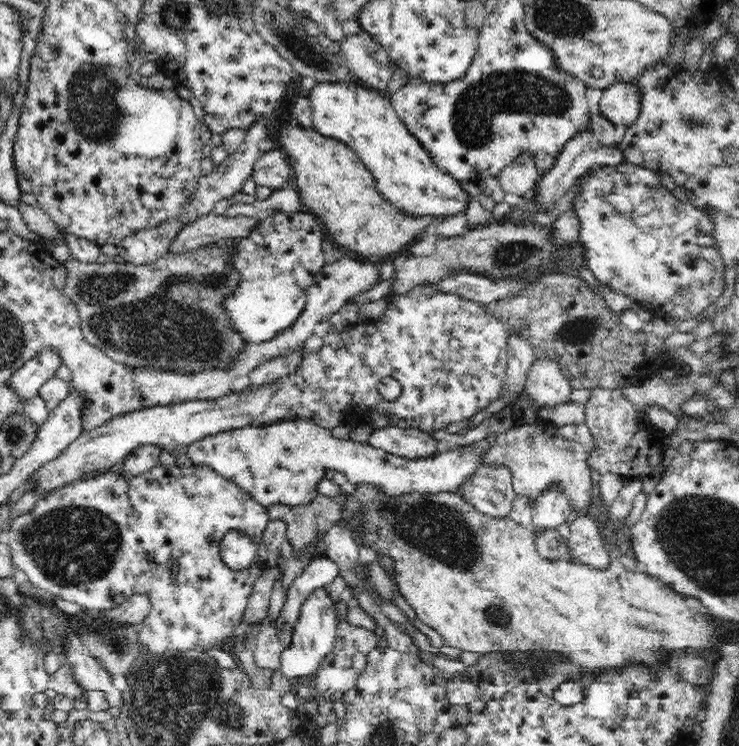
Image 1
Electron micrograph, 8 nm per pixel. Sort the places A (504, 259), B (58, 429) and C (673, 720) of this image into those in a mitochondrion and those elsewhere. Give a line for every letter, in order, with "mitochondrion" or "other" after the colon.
A: mitochondrion
B: other
C: other

